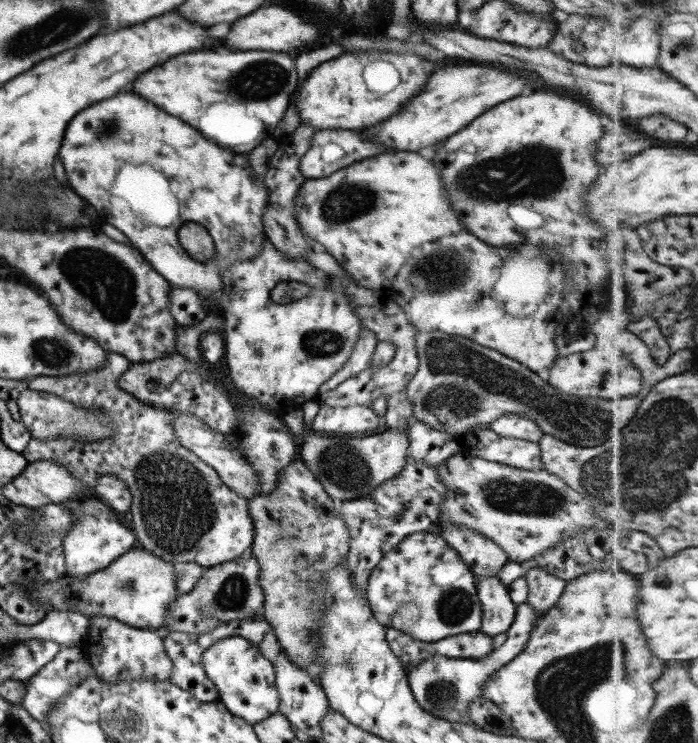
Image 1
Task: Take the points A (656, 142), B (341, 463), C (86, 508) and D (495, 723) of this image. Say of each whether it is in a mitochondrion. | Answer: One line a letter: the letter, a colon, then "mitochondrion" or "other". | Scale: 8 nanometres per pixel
A: other
B: mitochondrion
C: other
D: mitochondrion

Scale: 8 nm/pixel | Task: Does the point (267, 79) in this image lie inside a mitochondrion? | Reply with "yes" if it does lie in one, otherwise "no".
yes

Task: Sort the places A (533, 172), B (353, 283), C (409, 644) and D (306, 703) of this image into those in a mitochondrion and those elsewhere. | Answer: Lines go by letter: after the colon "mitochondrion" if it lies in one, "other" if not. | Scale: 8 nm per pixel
A: mitochondrion
B: other
C: other
D: other

